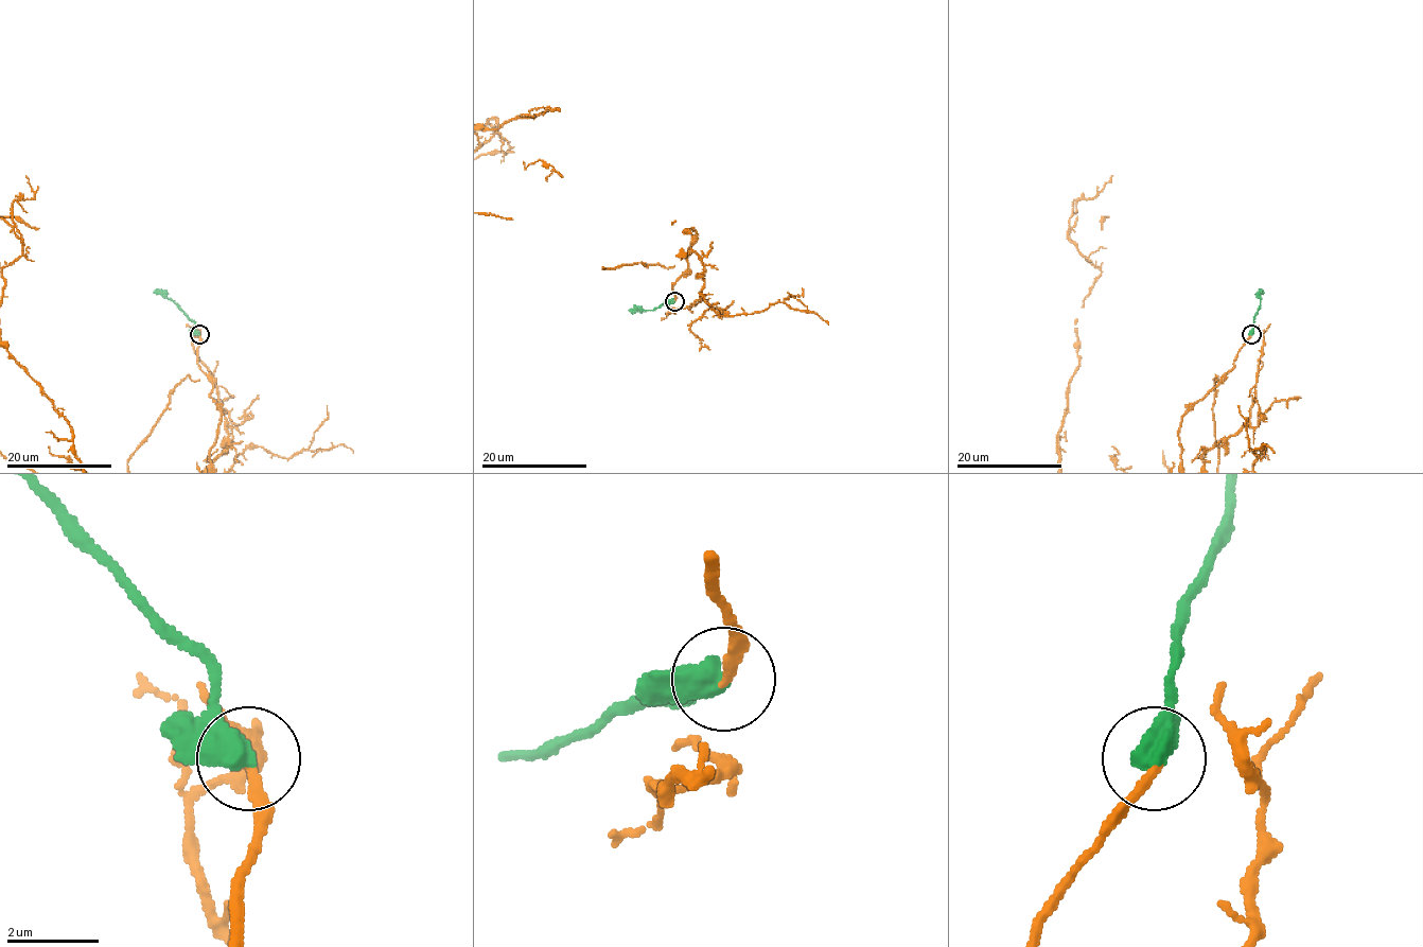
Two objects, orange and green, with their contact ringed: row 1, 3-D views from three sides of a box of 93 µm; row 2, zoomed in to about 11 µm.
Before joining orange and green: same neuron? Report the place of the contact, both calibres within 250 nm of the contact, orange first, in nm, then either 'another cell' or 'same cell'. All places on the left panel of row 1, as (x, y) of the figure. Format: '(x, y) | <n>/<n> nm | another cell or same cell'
(199, 334) | 200/600 nm | same cell

